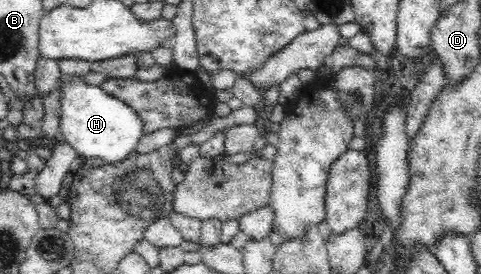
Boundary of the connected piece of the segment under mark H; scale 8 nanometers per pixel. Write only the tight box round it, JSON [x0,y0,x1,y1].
[57,75,143,164]

